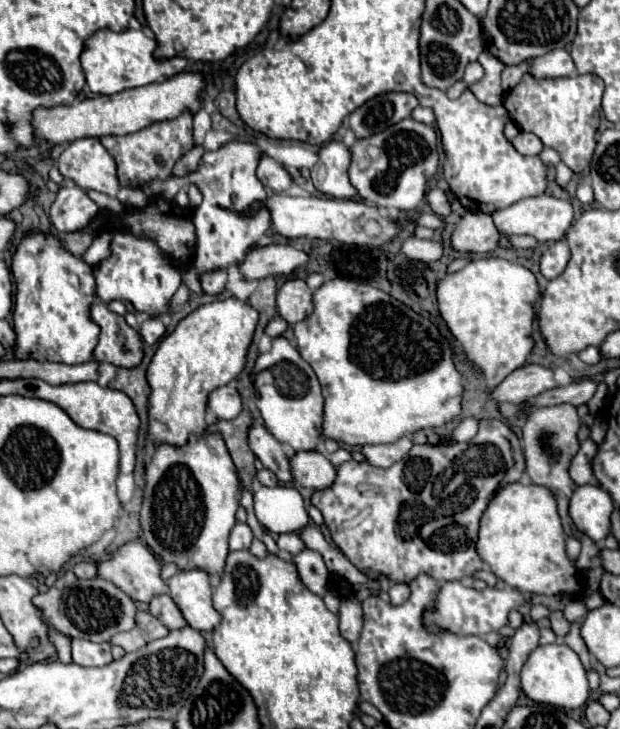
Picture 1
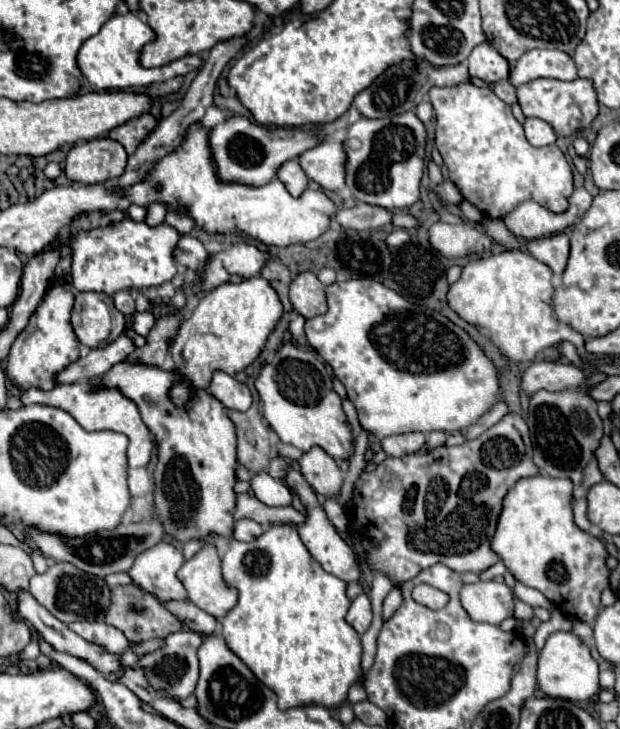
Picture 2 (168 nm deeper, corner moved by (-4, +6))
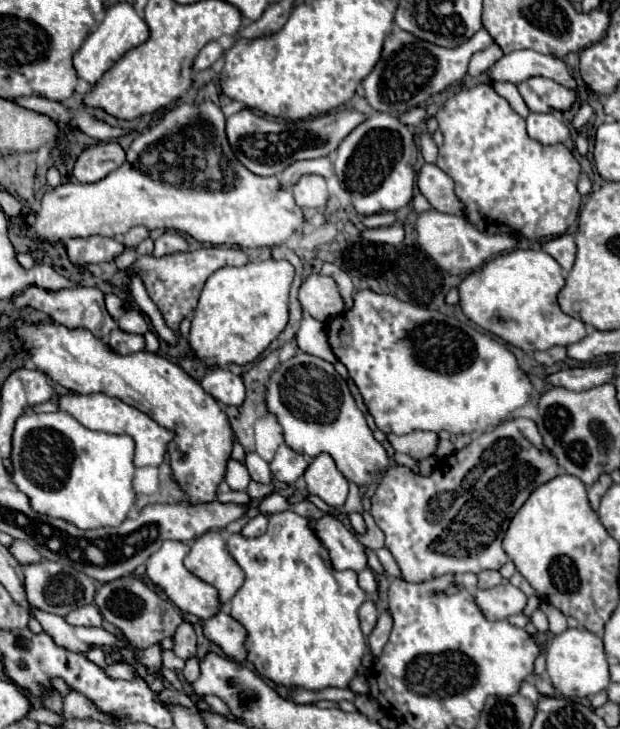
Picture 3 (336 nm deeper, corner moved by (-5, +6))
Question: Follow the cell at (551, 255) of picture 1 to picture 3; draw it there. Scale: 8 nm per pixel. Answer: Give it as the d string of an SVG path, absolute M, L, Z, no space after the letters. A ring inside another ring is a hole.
M563 234L563 236L557 236L553 240L549 240L543 250L547 254L551 254L565 272L569 272L573 268L573 262L575 262L575 254L577 254L577 248L575 248L575 240L573 236L569 234Z

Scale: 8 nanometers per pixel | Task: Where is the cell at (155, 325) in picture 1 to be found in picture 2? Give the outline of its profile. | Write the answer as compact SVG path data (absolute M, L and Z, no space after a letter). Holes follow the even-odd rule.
M144 312L144 314L136 314L136 320L134 320L134 330L136 334L140 336L148 336L148 332L152 330L152 326L156 324L156 318L152 312Z

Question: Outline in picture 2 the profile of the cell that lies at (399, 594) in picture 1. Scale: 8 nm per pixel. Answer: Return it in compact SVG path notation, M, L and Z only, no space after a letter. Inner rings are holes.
M394 586L384 600L384 620L390 618L400 608L400 604L402 604L402 590L398 586Z

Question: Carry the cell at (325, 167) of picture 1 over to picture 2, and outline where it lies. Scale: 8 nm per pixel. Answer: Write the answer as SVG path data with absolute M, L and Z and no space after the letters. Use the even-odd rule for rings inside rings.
M322 140L300 156L300 166L306 176L324 190L340 190L346 182L346 150L340 142Z

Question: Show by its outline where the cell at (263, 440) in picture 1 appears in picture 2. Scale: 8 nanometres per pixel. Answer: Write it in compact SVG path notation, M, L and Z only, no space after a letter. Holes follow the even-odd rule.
M290 468L288 474L286 474L286 484L302 498L302 504L307 509L306 524L298 526L296 530L298 530L298 534L300 534L304 546L308 548L308 552L314 556L314 560L318 560L318 562L322 564L322 568L324 568L326 572L334 574L336 578L344 580L346 584L356 582L356 580L360 578L360 568L358 568L358 564L356 564L356 556L354 556L352 548L338 536L338 532L334 530L334 526L328 522L328 518L326 518L326 514L324 514L324 510L322 510L321 503L316 500L316 494L314 494L314 490L310 488L310 484L306 484L302 472L300 472L298 468Z

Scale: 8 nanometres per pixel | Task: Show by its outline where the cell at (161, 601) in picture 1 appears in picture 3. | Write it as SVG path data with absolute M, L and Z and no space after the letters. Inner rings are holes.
M219 612L219 616L213 616L211 620L203 620L203 632L231 660L243 662L247 658L247 648L245 648L247 630L229 614Z

